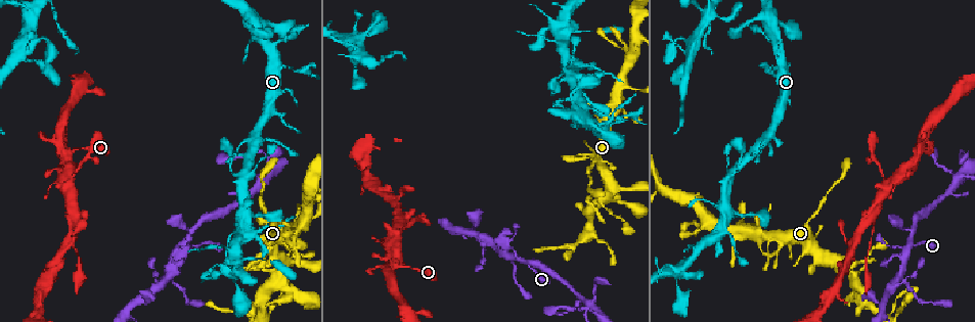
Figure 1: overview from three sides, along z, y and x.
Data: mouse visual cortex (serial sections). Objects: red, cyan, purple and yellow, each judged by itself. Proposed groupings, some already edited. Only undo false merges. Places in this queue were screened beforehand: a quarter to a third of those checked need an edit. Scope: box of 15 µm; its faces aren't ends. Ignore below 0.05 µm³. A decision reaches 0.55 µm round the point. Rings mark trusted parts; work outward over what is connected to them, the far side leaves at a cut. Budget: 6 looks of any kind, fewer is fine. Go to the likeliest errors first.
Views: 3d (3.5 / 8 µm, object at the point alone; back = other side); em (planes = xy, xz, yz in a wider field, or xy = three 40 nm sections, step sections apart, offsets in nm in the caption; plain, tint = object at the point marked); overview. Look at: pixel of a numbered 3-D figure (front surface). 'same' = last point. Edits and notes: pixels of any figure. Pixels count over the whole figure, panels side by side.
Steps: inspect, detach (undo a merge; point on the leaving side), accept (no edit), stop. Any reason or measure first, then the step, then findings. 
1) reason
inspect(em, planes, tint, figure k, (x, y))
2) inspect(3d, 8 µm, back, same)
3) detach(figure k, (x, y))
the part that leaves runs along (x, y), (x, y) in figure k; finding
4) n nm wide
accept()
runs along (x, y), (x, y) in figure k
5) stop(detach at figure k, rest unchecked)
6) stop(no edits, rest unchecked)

three arms meet
inspect(3d, 3.5 µm, figure 1, (78, 148))

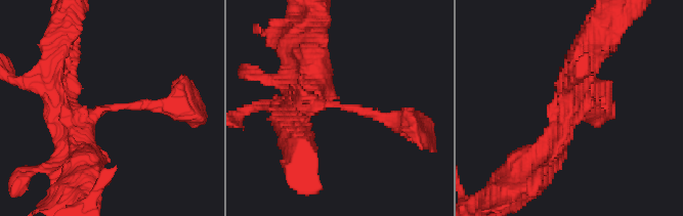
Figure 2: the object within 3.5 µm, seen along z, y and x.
need the tissue
inspect(em, xy, step 5, tint, figure 2, (108, 107))

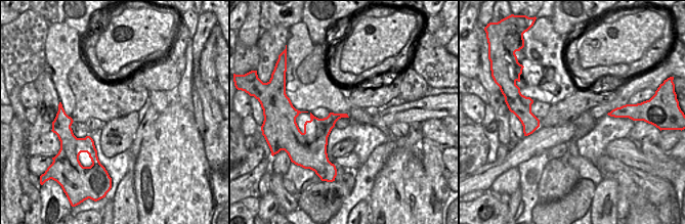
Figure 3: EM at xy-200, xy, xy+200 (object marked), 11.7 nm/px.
accept()
runs along (173, 104), (107, 108), (91, 123), (88, 161) in figure 2; all the same cell

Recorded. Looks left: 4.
a narrow waist
inspect(3d, 3.5 µm, figure 1, (76, 216))

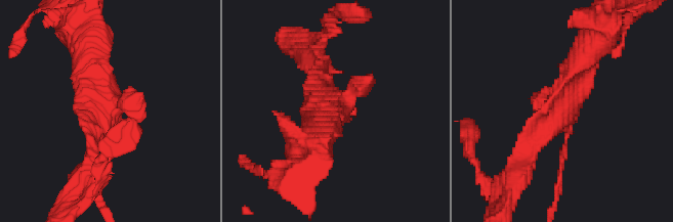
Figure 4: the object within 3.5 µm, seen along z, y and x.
now the EM
inspect(em, xy, step 3, plain, figure 4, (562, 112))

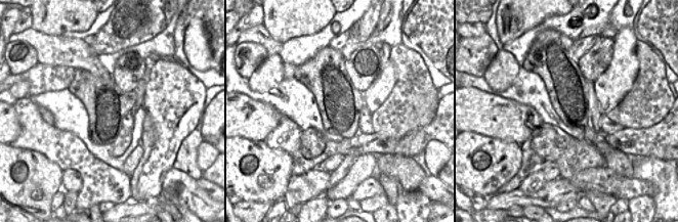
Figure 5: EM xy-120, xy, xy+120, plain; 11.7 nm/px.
where the object lies
inspect(em, xy, step 3, tint, same)

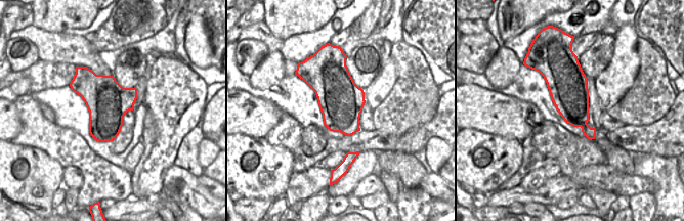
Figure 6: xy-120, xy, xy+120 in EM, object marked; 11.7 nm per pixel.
accept()
runs along (587, 51), (558, 118), (523, 165) in figure 4; continuous, no second cell

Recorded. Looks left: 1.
stop(no edits, rest unchecked)

